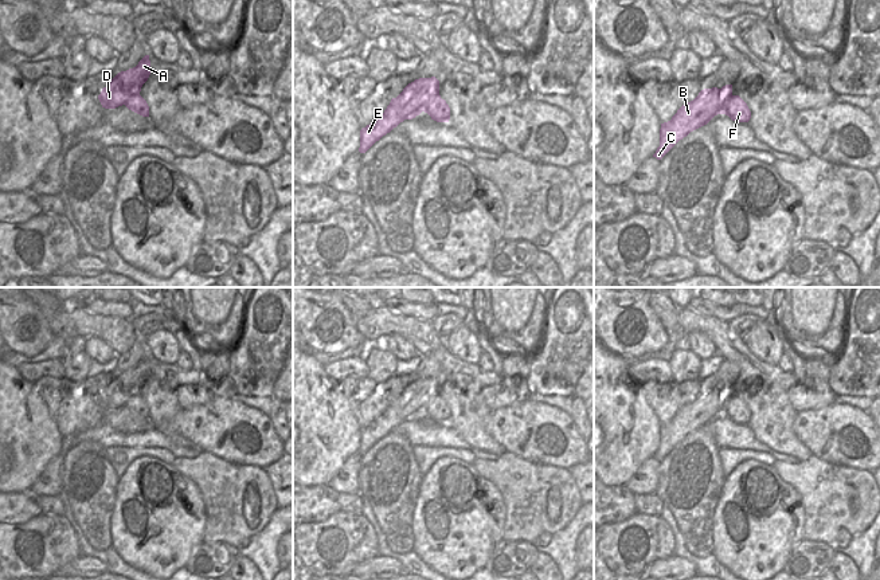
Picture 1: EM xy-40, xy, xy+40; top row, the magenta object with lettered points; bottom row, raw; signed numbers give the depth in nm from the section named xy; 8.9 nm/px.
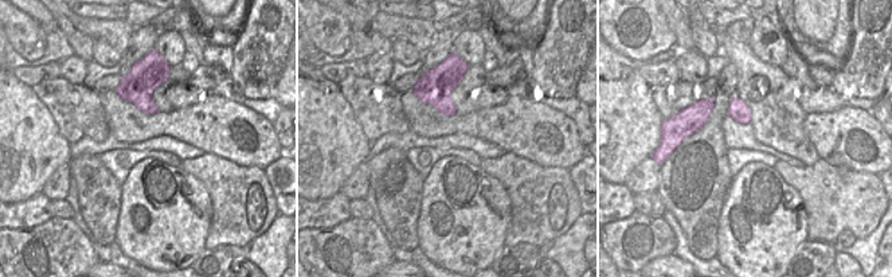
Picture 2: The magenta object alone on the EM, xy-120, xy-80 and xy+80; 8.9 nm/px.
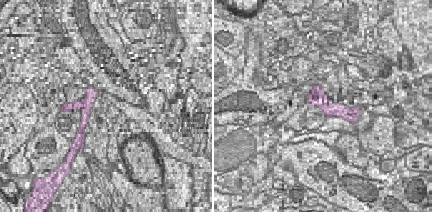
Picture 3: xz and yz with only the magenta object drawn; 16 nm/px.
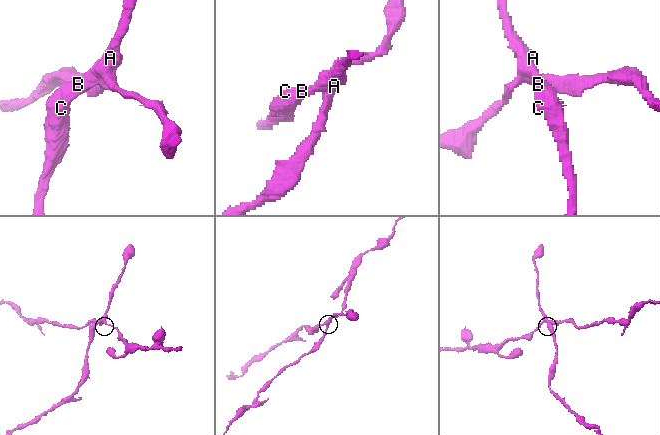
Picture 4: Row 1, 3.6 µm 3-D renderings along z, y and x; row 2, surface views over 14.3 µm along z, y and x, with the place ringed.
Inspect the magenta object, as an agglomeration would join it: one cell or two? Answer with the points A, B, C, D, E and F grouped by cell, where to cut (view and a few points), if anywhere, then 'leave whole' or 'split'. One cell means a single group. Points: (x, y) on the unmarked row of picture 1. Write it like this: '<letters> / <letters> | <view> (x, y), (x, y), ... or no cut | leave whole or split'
A B C D E / F | xy (438, 394), (422, 411) | split

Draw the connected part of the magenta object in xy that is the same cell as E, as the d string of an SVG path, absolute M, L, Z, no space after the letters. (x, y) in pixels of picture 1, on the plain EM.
M435 377L419 379L408 384L392 399L384 414L360 431L360 454L365 454L376 442L390 434L404 420L419 416L431 399L439 395L439 381Z

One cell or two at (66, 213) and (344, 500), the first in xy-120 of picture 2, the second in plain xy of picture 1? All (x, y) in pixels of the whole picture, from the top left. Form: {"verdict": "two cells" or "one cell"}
{"verdict": "one cell"}

